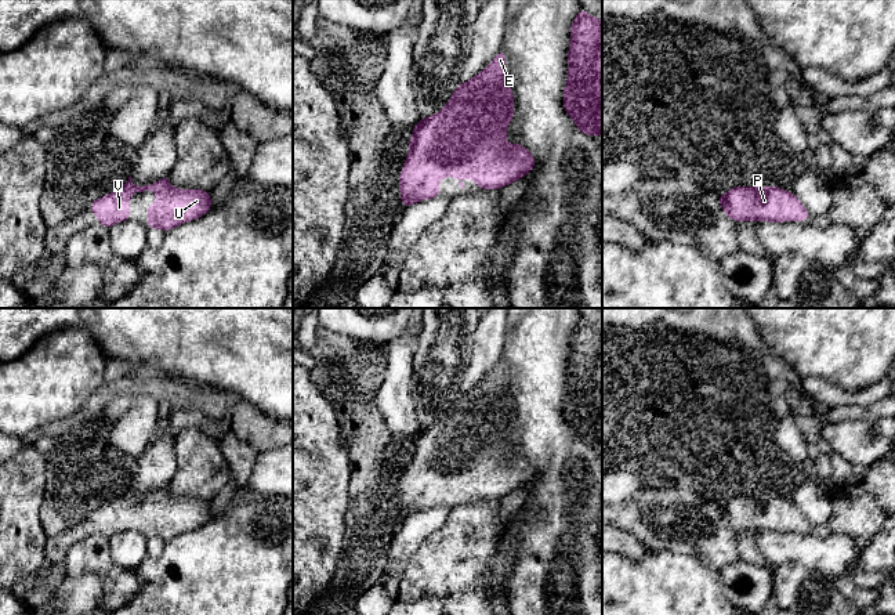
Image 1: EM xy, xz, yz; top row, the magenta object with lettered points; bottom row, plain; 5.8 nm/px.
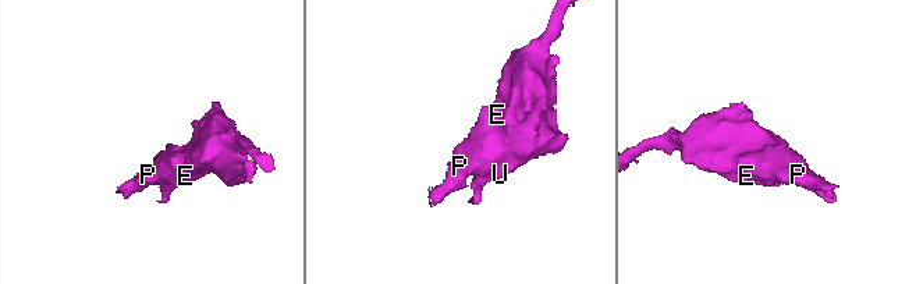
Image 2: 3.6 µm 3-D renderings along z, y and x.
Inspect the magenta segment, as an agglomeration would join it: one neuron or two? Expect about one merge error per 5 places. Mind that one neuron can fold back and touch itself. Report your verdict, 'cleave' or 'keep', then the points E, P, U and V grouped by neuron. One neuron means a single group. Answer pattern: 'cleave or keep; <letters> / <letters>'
keep; E P U V

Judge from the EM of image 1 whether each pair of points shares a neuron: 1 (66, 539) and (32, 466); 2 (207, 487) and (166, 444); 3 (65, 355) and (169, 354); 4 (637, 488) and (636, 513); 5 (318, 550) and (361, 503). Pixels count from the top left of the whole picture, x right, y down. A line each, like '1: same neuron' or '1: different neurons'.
1: different neurons
2: different neurons
3: different neurons
4: different neurons
5: different neurons

